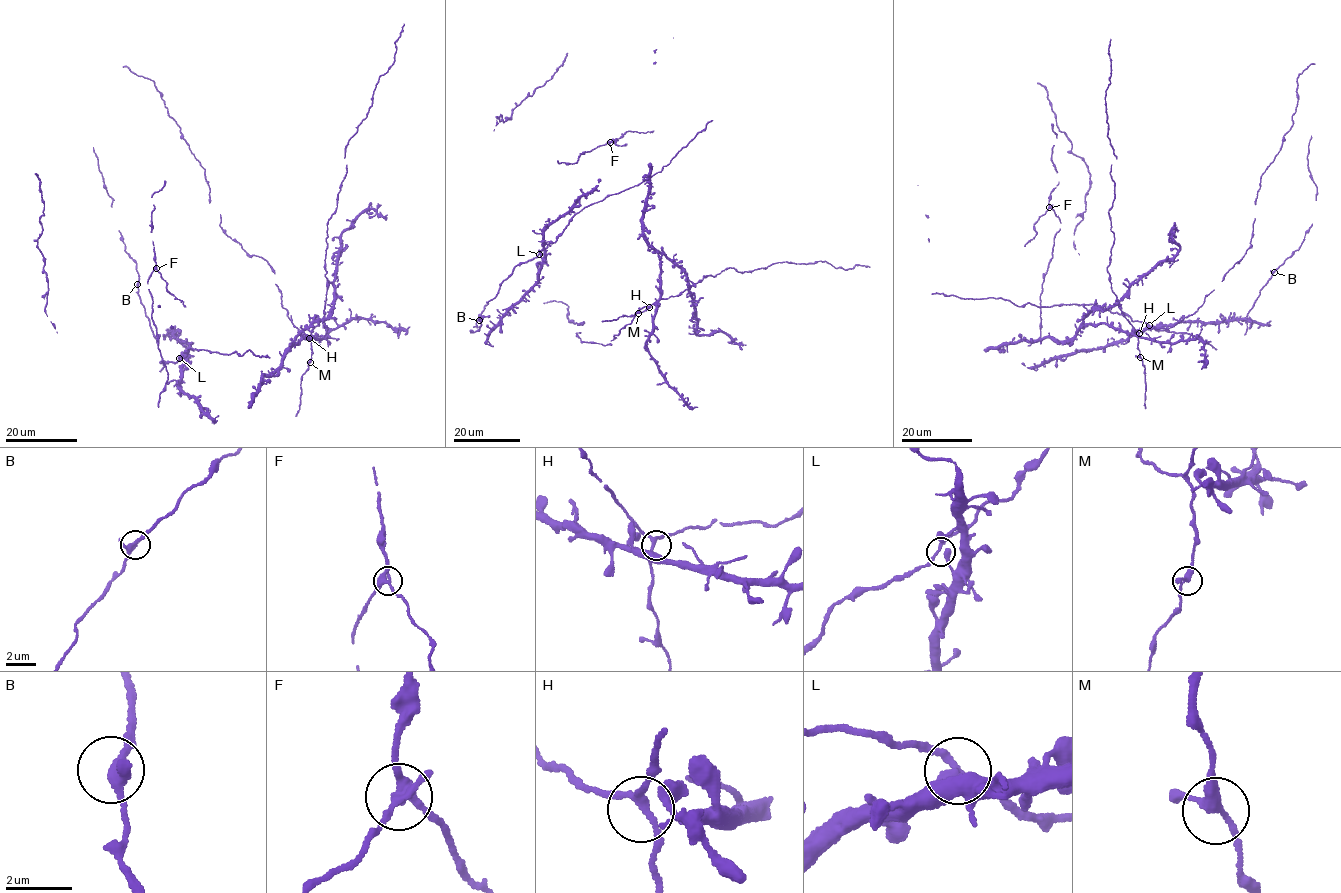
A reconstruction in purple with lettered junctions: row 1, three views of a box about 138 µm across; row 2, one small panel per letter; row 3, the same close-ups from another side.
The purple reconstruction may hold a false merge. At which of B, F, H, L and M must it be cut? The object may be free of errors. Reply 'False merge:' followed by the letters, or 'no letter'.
False merge: F

